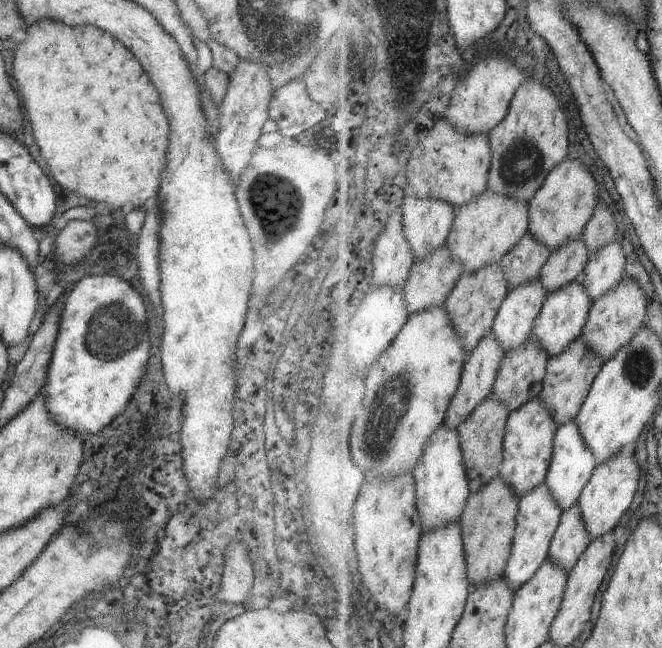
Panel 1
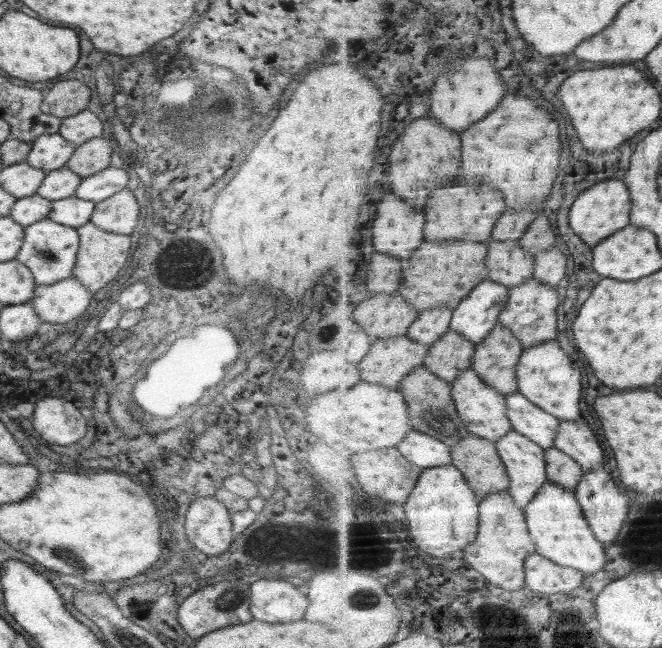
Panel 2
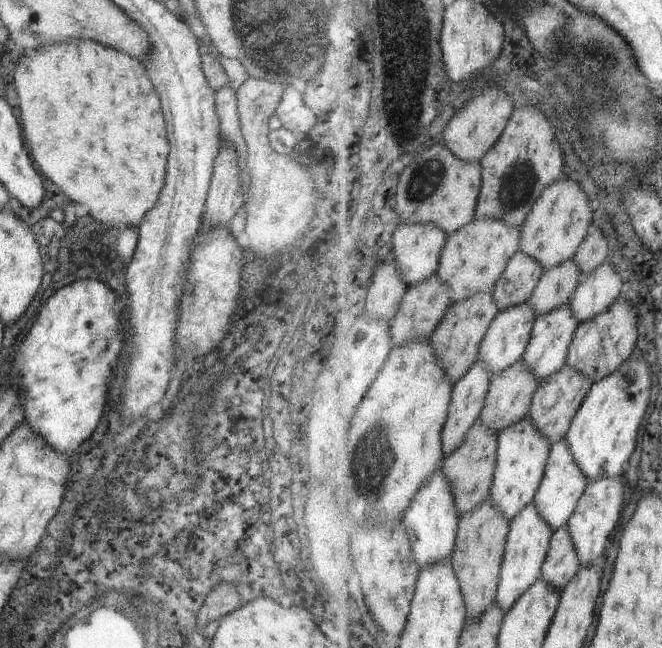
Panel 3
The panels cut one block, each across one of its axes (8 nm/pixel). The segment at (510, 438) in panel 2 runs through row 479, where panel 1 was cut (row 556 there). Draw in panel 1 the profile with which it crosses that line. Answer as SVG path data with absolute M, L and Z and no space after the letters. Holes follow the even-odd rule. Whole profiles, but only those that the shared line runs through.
M548 482L532 490L530 494L523 495L521 498L521 509L519 514L518 528L513 546L512 558L506 569L506 576L512 584L512 588L518 591L526 582L530 582L544 566L551 553L552 542L556 531L560 528L564 506L554 498Z

